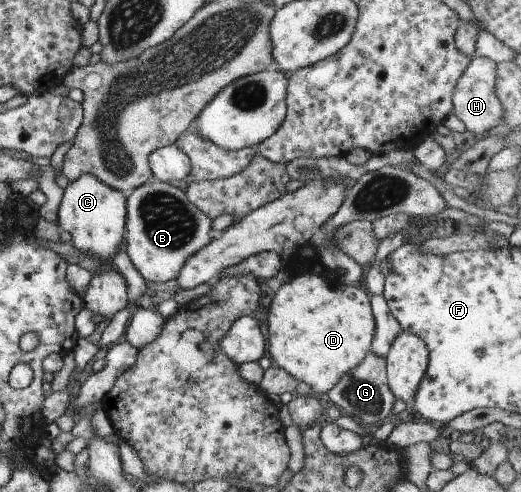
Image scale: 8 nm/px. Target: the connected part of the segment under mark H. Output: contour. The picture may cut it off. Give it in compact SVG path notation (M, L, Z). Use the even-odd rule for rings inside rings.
M472 56L468 66L452 89L452 114L464 124L465 129L474 134L503 129L504 110L494 88L496 63L488 57Z

